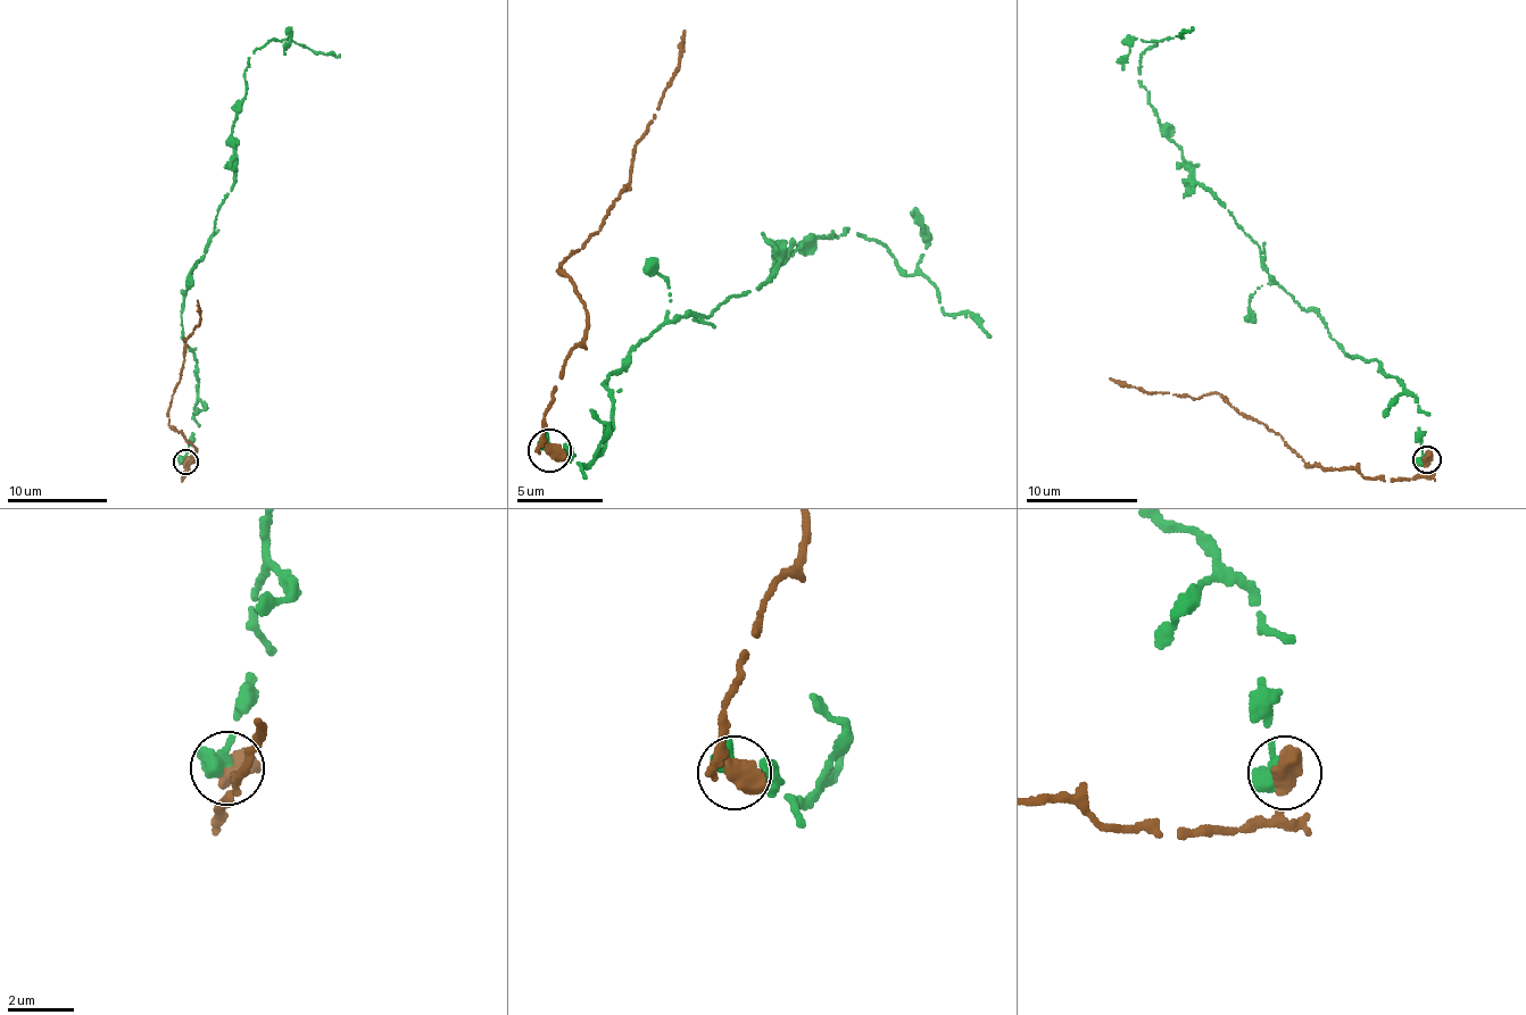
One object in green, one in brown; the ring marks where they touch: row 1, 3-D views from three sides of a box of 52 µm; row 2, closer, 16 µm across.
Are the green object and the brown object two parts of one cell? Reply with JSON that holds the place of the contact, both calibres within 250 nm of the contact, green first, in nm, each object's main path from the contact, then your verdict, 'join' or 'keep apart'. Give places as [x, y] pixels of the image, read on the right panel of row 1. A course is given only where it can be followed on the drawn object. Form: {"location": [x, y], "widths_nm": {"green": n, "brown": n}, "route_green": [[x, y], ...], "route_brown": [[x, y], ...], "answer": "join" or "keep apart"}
{"location": [1426, 459], "widths_nm": {"green": 550, "brown": 600}, "route_green": [[1426, 459], [1426, 413], [1268, 274], [1153, 113], [1138, 61], [1193, 26]], "route_brown": [[1426, 459], [1424, 474], [1409, 479], [1330, 471], [1307, 463], [1218, 393], [1192, 399], [1110, 379]], "answer": "keep apart"}

